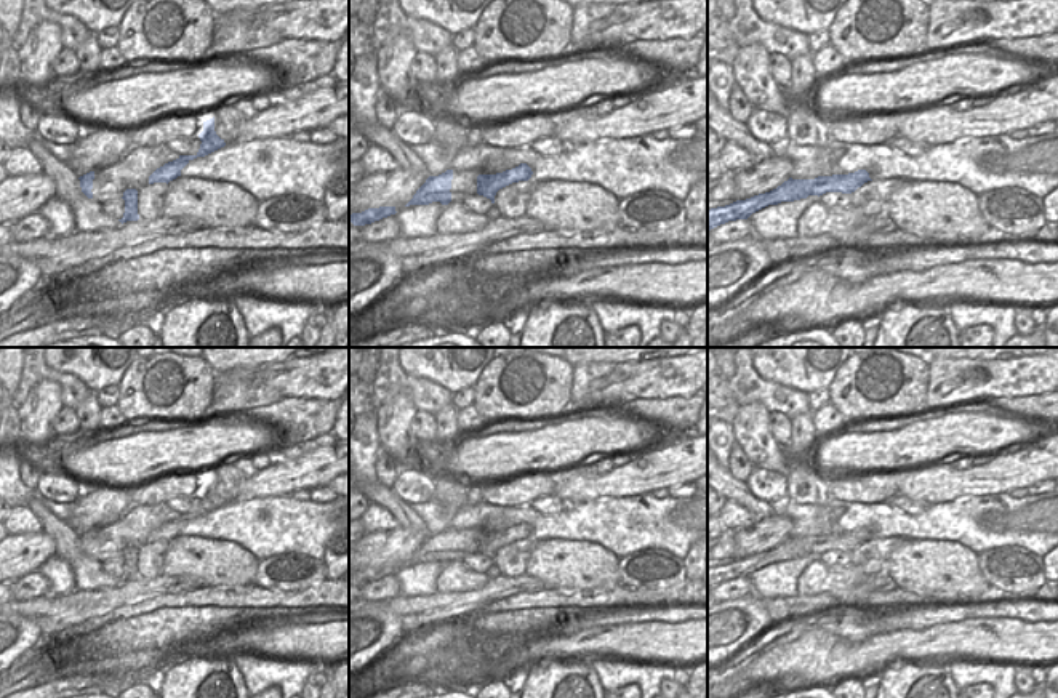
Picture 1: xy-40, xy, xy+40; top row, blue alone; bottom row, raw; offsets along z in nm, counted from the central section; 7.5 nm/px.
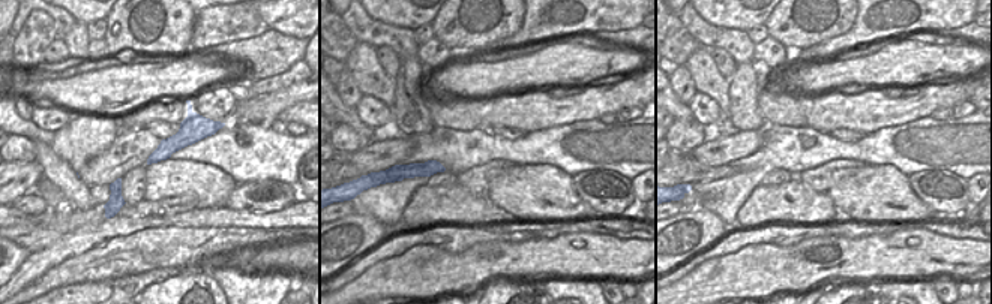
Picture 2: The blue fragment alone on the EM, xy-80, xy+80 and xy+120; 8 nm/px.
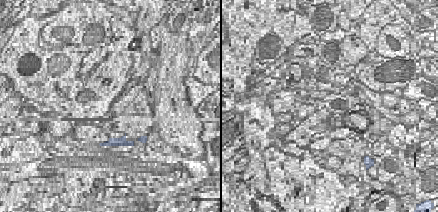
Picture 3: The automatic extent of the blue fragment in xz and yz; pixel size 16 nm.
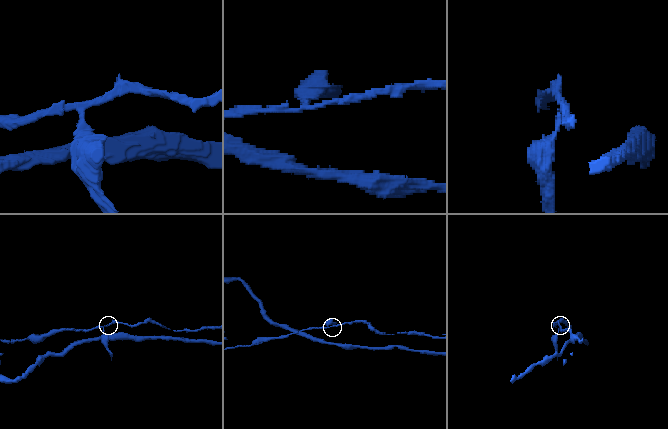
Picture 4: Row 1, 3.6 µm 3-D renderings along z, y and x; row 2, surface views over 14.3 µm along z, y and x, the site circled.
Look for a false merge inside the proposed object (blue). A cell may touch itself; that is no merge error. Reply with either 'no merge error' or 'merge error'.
merge error

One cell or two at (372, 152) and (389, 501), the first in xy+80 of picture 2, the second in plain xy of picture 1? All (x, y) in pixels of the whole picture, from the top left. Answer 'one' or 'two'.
two

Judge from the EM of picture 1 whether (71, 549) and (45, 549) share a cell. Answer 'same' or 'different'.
different

